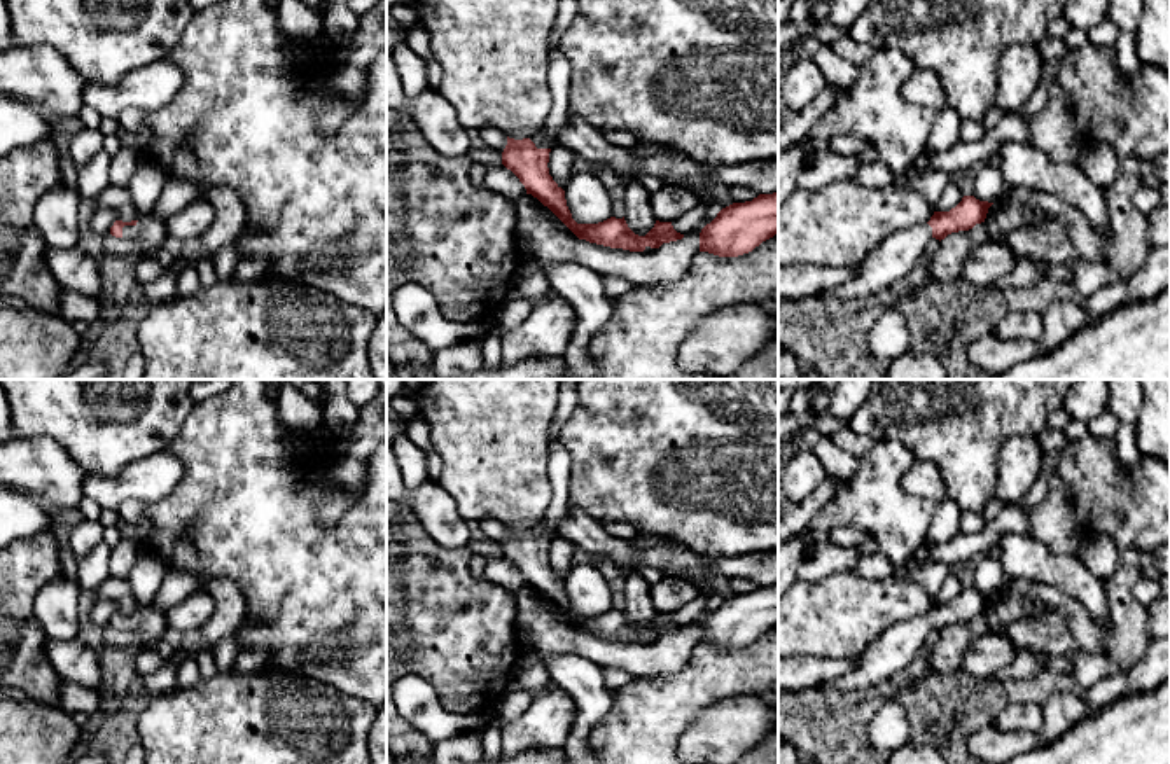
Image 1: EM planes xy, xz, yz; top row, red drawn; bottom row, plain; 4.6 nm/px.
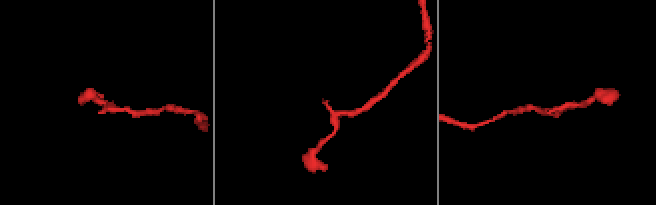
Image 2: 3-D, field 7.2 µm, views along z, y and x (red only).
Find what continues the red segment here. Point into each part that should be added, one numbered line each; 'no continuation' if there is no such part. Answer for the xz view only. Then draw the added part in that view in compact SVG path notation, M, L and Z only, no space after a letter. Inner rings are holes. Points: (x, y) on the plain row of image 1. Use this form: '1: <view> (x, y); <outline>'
1: xz (541, 530); M544 517L533 528L530 528L530 531L535 535L537 540L551 540L554 535L558 535L546 524Z

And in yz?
1: yz (894, 649); M916 615L888 626L857 656L857 664L846 675L825 680L818 687L838 692L874 689L894 673L906 670L916 654L927 650L930 629L932 619L929 615Z

